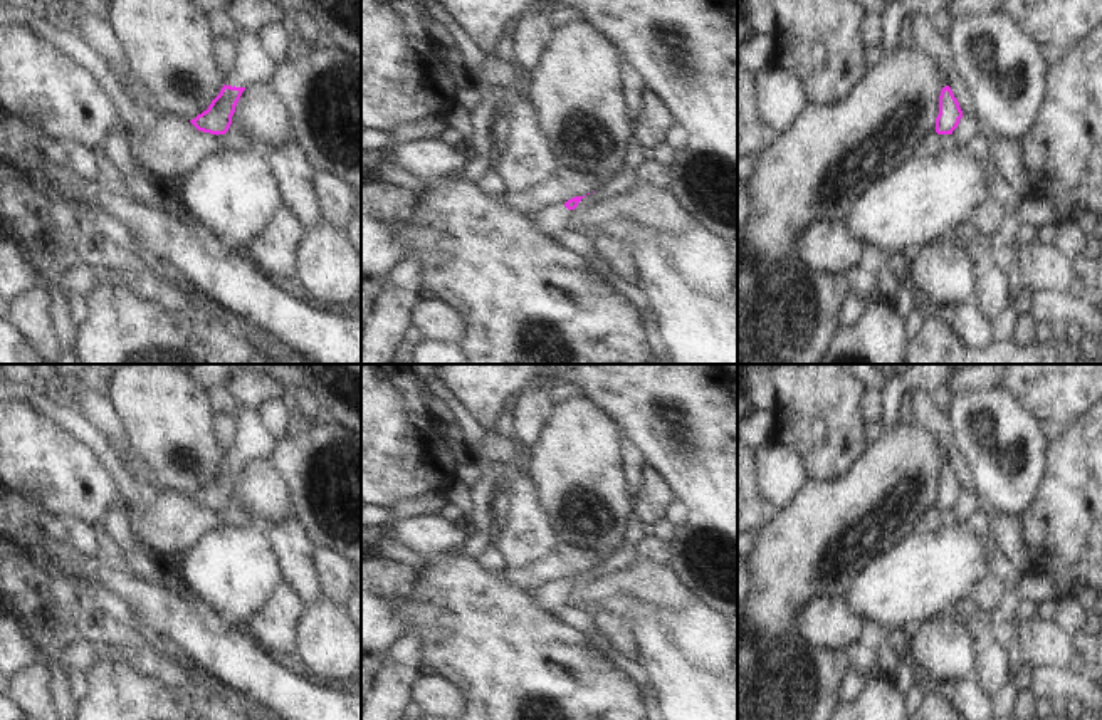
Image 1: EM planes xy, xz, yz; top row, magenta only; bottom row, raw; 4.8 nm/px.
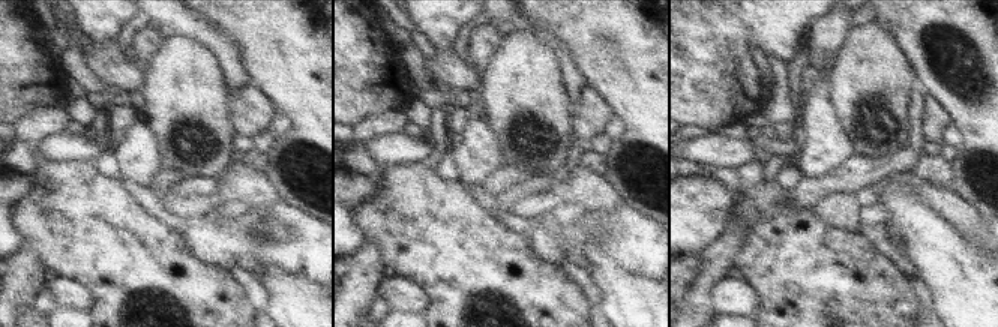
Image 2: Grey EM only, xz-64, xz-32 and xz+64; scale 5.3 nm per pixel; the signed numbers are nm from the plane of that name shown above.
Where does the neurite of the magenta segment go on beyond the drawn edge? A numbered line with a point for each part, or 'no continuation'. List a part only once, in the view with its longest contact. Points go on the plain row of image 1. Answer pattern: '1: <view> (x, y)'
1: xy (251, 440)
2: xz (551, 596)

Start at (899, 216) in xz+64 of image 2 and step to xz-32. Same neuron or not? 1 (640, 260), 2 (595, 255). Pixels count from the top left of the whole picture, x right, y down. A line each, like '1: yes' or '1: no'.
1: no
2: yes

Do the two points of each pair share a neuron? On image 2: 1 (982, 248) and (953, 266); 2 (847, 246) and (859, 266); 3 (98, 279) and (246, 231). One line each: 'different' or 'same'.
1: different
2: same
3: different

